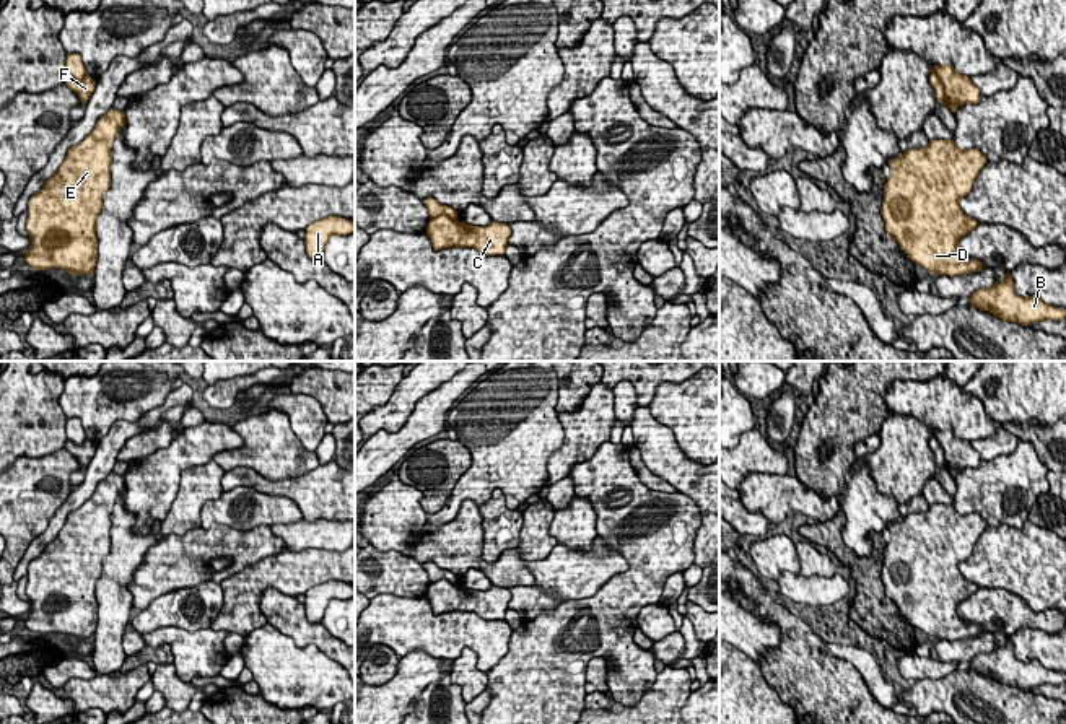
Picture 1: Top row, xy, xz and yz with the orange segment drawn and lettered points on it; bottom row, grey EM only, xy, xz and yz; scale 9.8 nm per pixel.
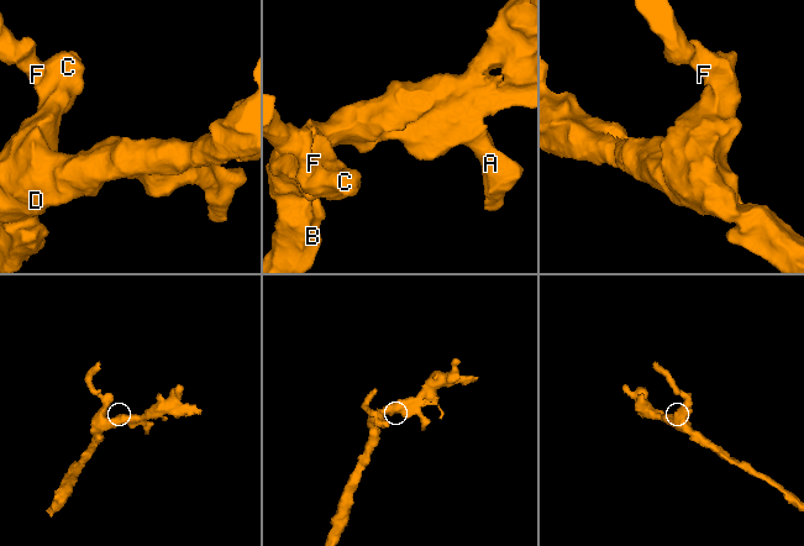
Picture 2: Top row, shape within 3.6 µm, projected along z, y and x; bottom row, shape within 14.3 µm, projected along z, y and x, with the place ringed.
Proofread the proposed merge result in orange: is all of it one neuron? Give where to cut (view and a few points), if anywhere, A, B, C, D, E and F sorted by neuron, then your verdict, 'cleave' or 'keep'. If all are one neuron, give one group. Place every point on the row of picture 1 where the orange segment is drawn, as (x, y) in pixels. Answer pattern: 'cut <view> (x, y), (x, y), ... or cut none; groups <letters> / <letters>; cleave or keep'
cut yz (933, 70), (943, 85), (946, 101); groups A B C D E / F; cleave

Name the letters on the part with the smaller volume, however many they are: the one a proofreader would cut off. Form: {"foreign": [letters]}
{"foreign": ["F"]}

